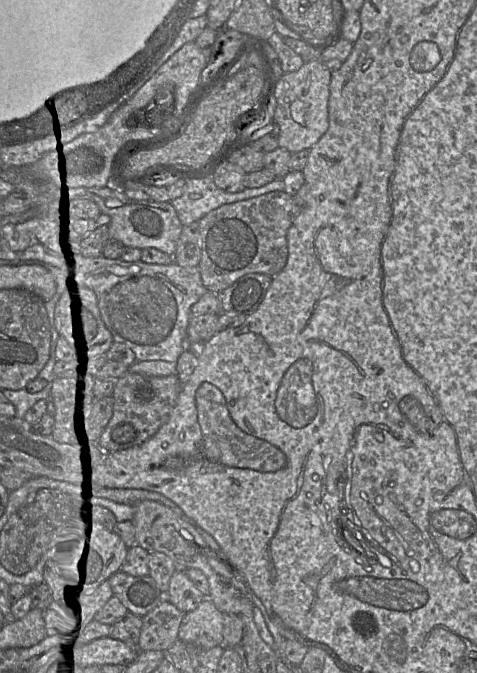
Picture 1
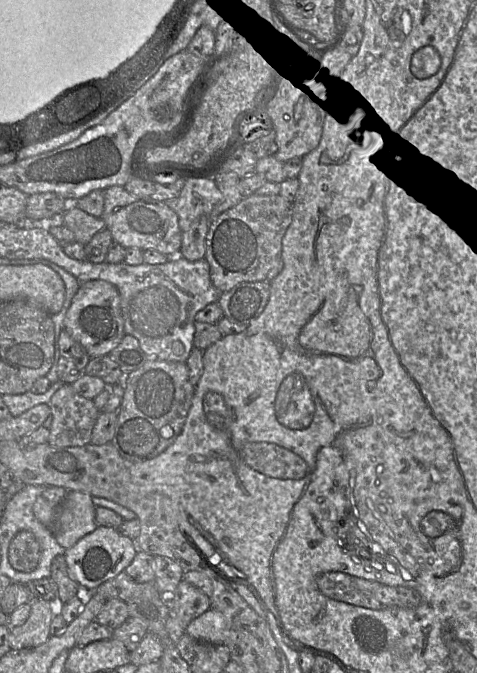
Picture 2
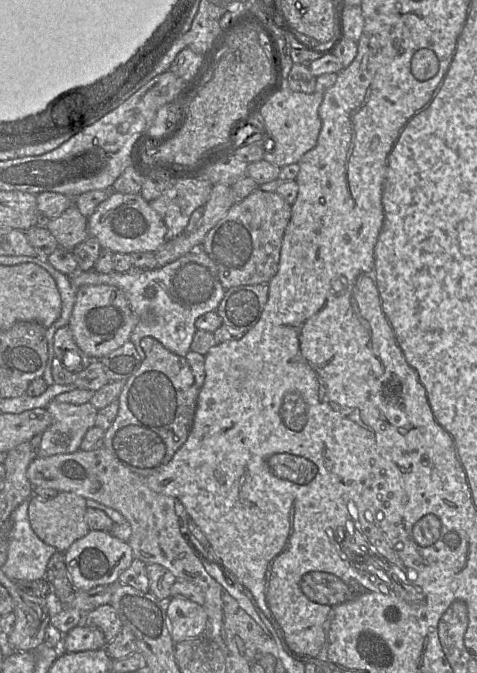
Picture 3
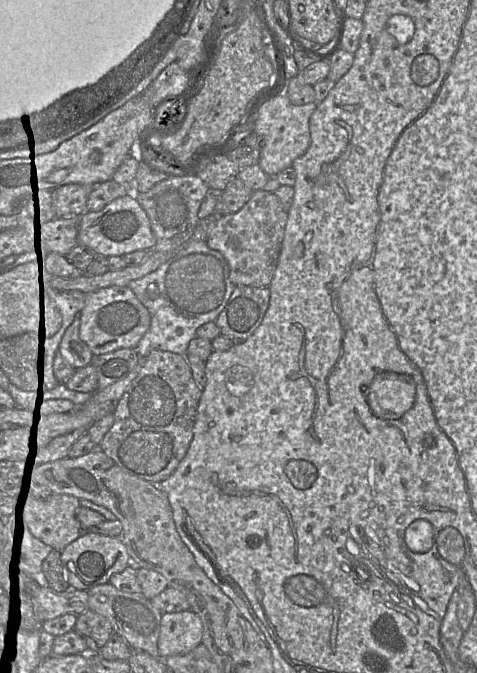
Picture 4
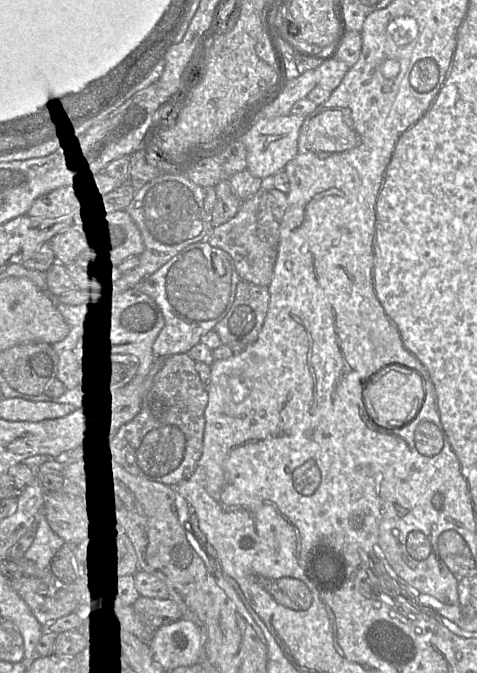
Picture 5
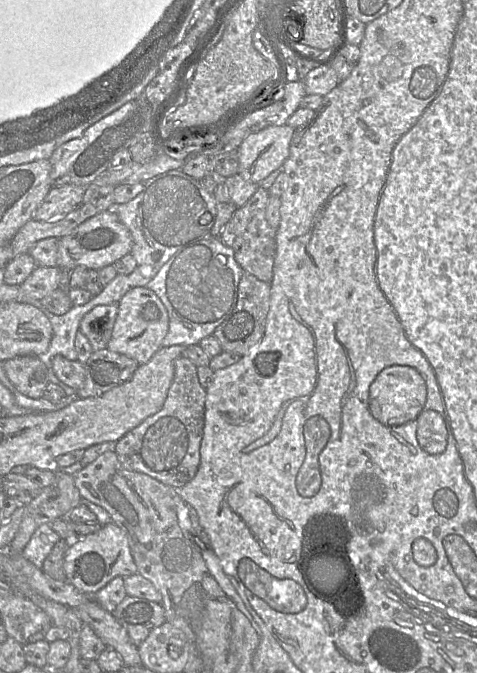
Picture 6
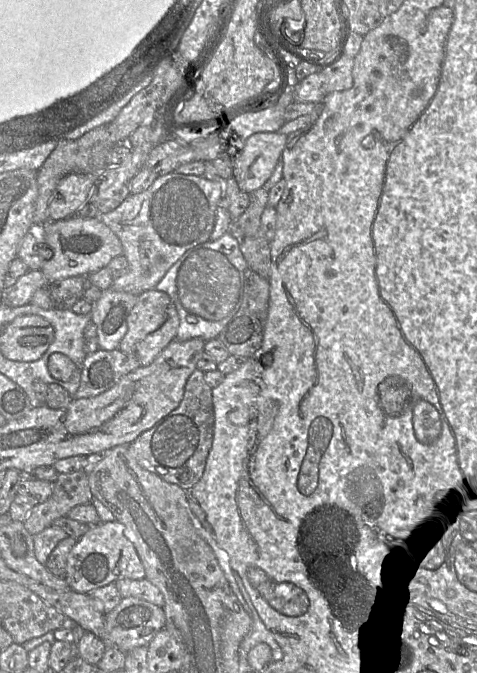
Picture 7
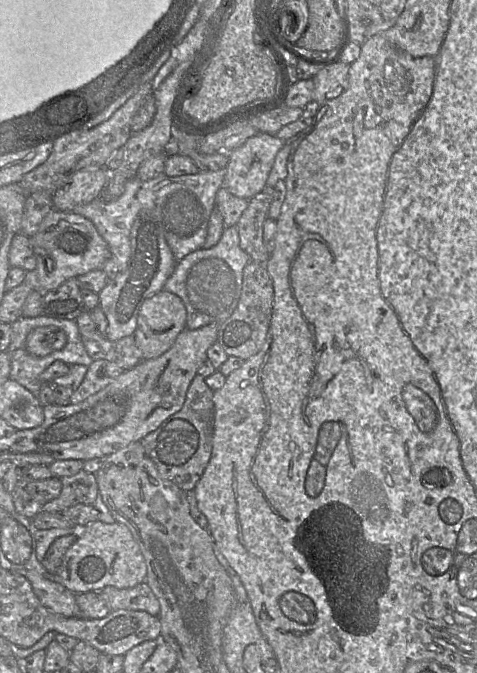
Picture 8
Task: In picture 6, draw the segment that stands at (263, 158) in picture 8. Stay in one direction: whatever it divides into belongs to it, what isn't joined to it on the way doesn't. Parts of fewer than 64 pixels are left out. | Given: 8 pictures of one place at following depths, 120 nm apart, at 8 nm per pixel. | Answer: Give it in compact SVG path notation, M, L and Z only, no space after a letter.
M284 124L249 135L238 149L238 174L248 182L259 184L273 171L282 169L289 156L294 130Z

